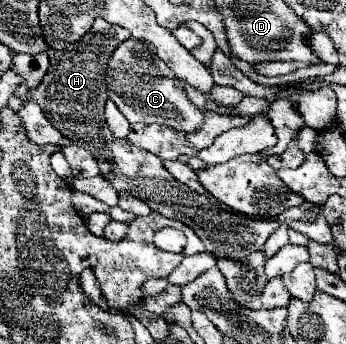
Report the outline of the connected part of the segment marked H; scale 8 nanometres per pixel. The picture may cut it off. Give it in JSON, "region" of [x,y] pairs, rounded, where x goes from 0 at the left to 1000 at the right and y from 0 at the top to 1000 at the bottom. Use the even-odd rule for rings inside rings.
{"region":[[[277,52],[266,81],[220,128],[197,128],[197,140],[185,145],[139,145],[145,198],[127,233],[116,238],[116,250],[92,256],[81,279],[104,291],[104,302],[121,314],[127,337],[162,378],[173,378],[185,395],[208,401],[208,413],[243,424],[249,436],[266,442],[266,453],[277,453],[289,477],[289,512],[301,512],[335,547],[335,558],[353,552],[376,558],[382,570],[416,581],[439,610],[462,616],[468,628],[509,634],[538,657],[549,657],[566,674],[566,686],[590,703],[595,733],[621,738],[627,773],[659,820],[671,866],[688,884],[734,901],[757,890],[763,895],[832,890],[844,860],[821,837],[809,808],[786,808],[775,820],[775,802],[763,791],[769,744],[751,727],[769,692],[809,657],[803,640],[746,640],[624,599],[618,587],[601,581],[595,564],[572,564],[543,541],[520,535],[474,488],[468,465],[451,448],[428,436],[405,436],[382,424],[370,407],[335,407],[324,395],[301,343],[301,302],[312,291],[301,209],[324,151],[341,140],[341,128],[353,128],[370,110],[376,93],[364,81],[312,70],[301,52]],[[751,855],[757,855],[757,884],[751,884]]]}

